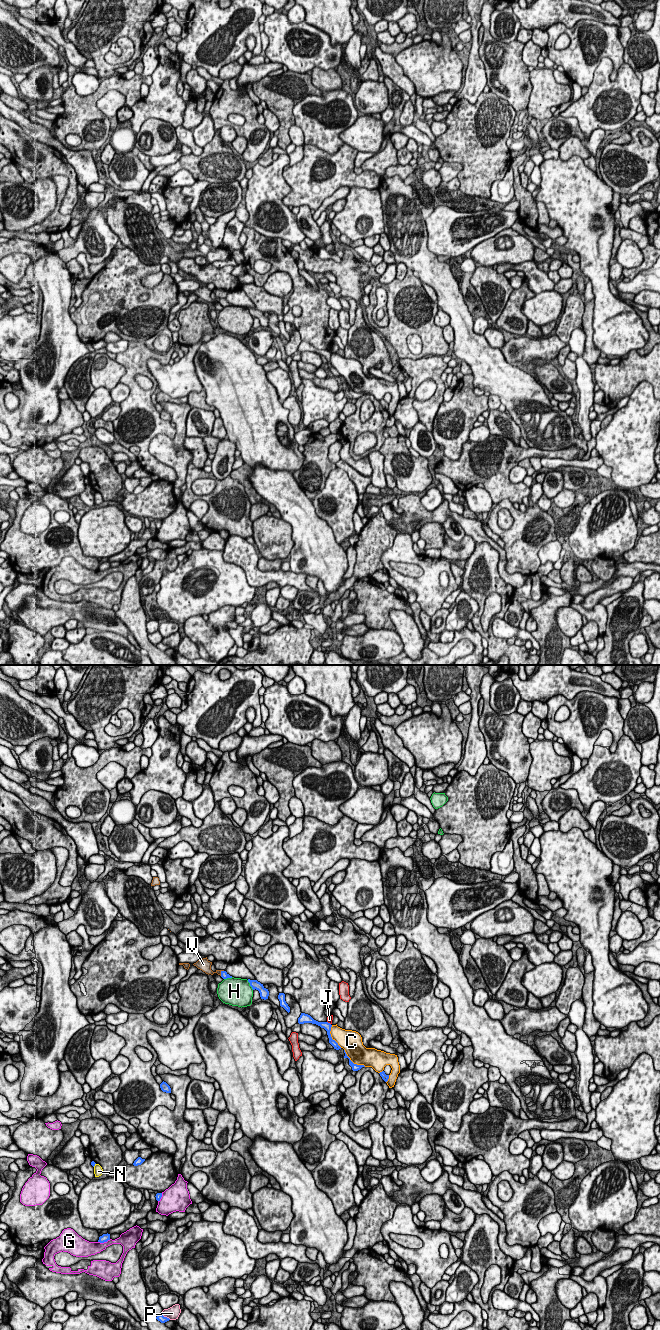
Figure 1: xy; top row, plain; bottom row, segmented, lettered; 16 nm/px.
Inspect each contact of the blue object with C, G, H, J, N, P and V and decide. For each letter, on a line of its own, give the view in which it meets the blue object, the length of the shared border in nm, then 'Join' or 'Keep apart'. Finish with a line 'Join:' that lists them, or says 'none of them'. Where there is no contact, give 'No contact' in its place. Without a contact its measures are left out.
C: Touches blue in xy. Shared border 440 nm. Keep apart
G: Touches blue in xy. Shared border 220 nm. Keep apart
H: Touches blue in xy. Shared border 190 nm. Keep apart
J: Touches blue in xy. Shared border 80 nm. Keep apart
N: Touches blue in xy. Shared border 70 nm. Keep apart
P: Touches blue in xy. Shared border 180 nm. Keep apart
V: Touches blue in xy. Shared border 110 nm. Join
Join: V

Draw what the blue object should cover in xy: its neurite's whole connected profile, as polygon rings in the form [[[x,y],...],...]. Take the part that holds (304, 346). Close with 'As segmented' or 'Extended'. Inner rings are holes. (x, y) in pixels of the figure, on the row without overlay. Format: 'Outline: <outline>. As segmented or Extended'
Outline: [[[301,341],[300,345],[298,346],[298,351],[299,352],[304,352],[304,351],[312,351],[320,354],[321,356],[324,356],[327,359],[327,363],[329,366],[329,371],[334,375],[334,377],[339,378],[341,375],[338,373],[338,371],[332,367],[330,359],[332,353],[328,350],[318,350],[314,348],[310,343]]]. As segmented

